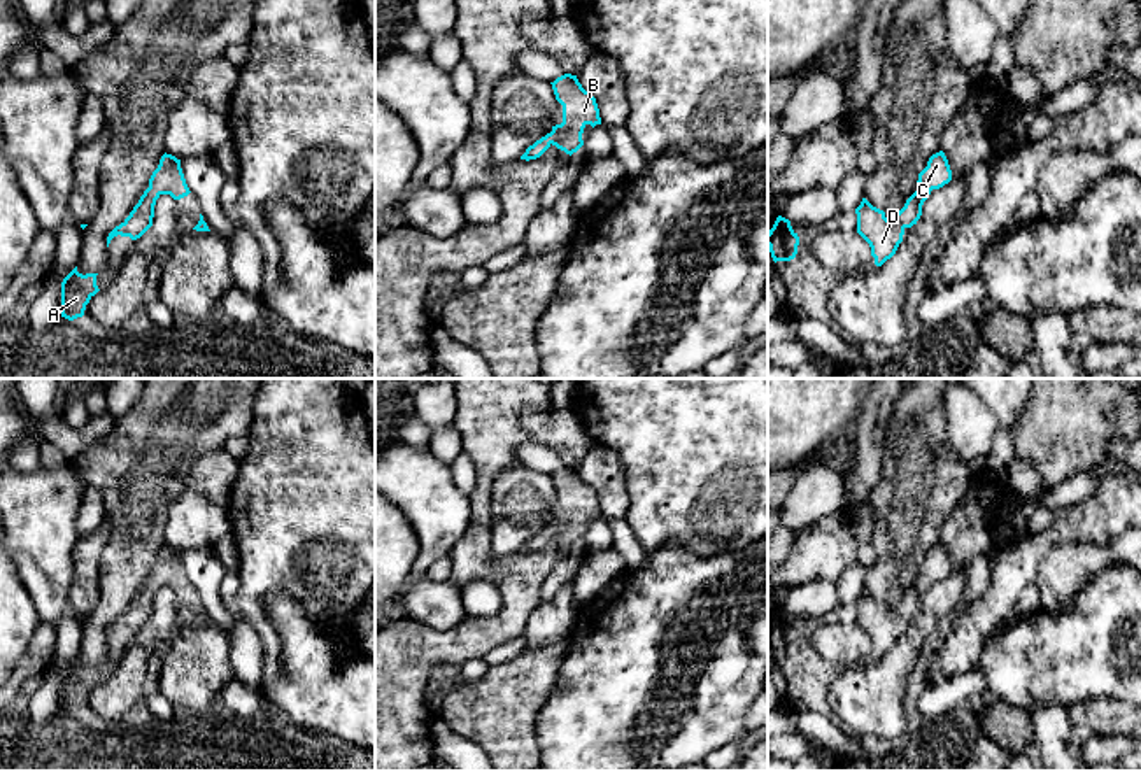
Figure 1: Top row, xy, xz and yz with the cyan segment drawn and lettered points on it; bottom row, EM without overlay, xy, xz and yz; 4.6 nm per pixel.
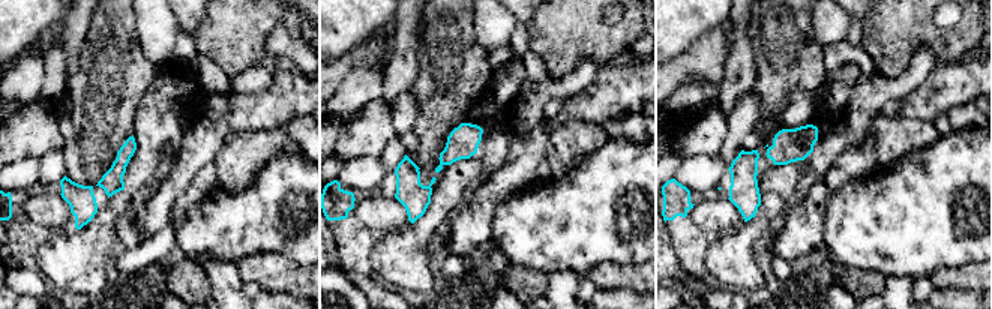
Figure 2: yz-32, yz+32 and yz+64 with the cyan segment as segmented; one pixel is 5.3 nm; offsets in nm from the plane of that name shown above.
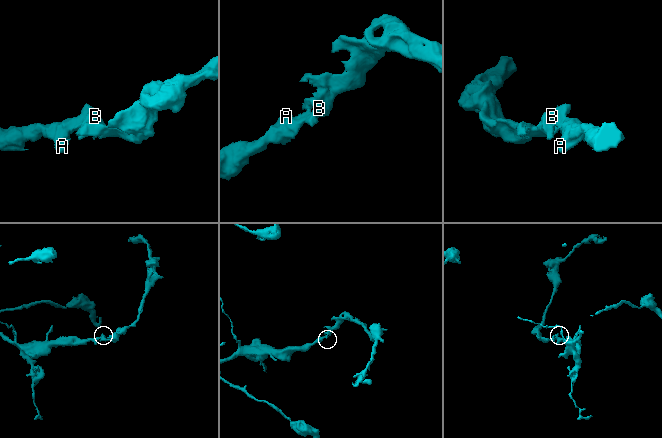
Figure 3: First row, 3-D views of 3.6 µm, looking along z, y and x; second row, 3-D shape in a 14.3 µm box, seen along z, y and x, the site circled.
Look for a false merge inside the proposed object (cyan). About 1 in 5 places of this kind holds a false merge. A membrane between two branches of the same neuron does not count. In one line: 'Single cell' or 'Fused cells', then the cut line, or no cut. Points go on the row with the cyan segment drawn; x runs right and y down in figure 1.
Single cell. No split

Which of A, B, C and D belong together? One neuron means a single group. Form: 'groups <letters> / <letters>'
groups A B C D

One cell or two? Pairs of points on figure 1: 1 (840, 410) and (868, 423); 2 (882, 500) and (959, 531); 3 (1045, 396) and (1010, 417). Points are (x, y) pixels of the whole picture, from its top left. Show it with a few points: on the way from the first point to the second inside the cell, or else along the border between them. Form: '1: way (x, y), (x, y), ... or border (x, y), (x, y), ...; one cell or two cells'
1: border (866, 396), (854, 423); two cells
2: border (968, 489), (947, 517), (940, 542); two cells
3: border (1031, 396), (1024, 412), (1010, 428); two cells

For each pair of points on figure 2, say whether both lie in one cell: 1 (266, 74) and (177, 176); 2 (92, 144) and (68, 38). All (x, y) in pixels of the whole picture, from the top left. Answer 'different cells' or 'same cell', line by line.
1: different cells
2: different cells

